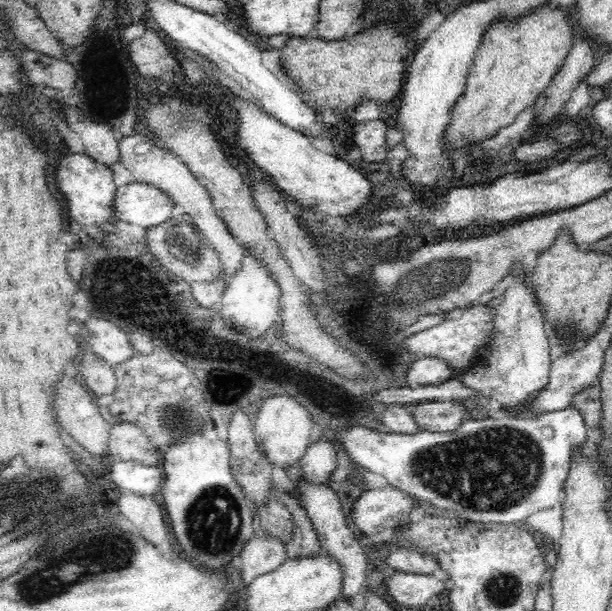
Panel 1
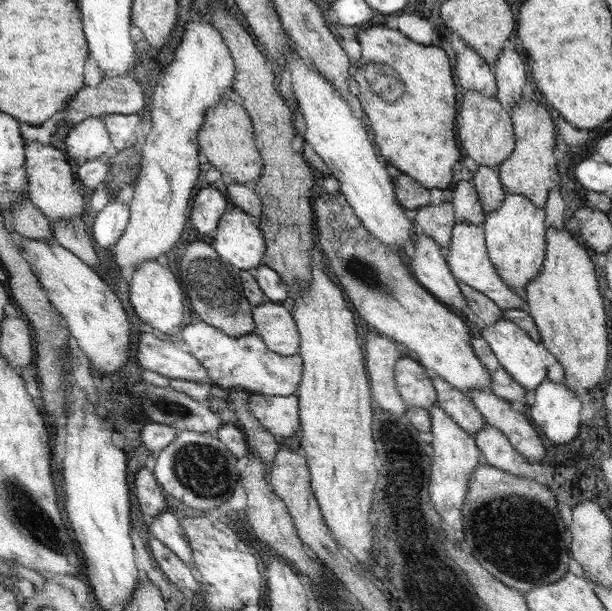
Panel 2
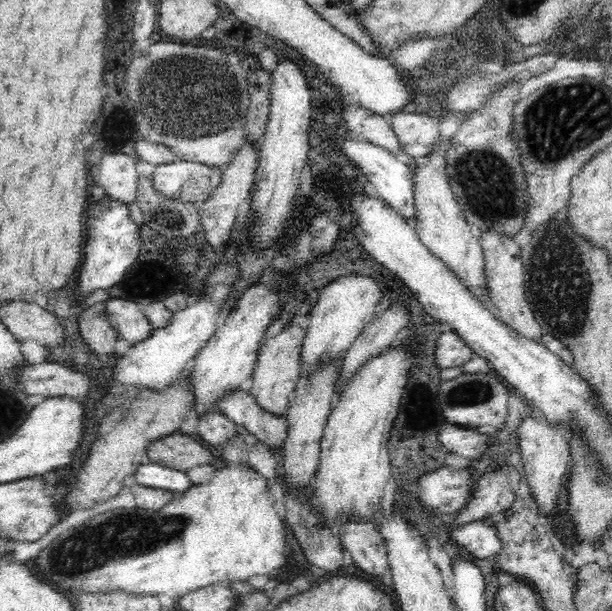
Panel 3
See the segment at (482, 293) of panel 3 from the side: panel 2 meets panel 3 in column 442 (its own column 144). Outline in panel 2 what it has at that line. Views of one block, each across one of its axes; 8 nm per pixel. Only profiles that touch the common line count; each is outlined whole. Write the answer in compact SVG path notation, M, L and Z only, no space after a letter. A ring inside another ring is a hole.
M191 20L185 26L174 60L161 72L152 94L152 130L139 150L141 168L130 200L130 222L123 236L109 249L119 268L156 261L180 240L182 228L191 216L188 206L198 184L196 176L200 176L200 162L196 162L199 132L207 120L207 115L202 112L218 105L226 88L232 86L237 73L232 57L223 35L210 21Z

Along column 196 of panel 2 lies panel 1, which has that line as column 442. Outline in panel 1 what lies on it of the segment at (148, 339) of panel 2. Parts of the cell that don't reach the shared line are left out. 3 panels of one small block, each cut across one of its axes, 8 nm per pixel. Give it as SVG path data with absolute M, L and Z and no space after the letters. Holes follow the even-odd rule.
M424 356L424 358L416 359L408 367L406 371L407 386L438 384L454 378L454 373L443 358Z

